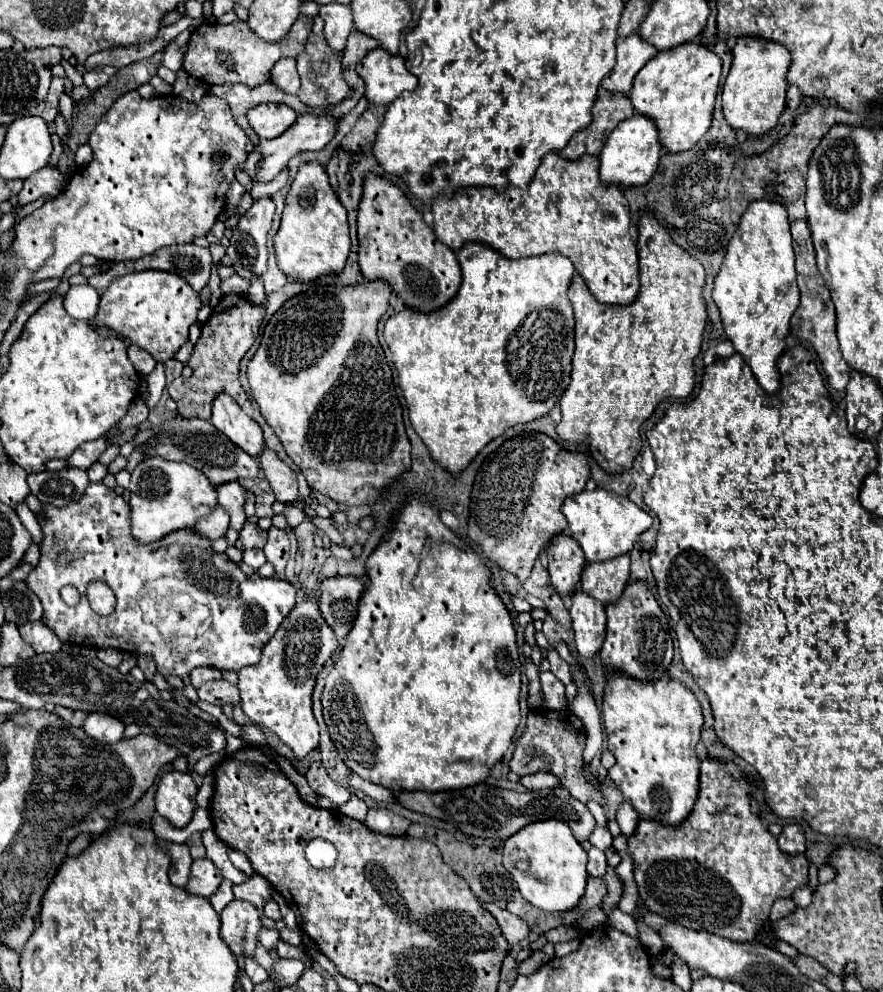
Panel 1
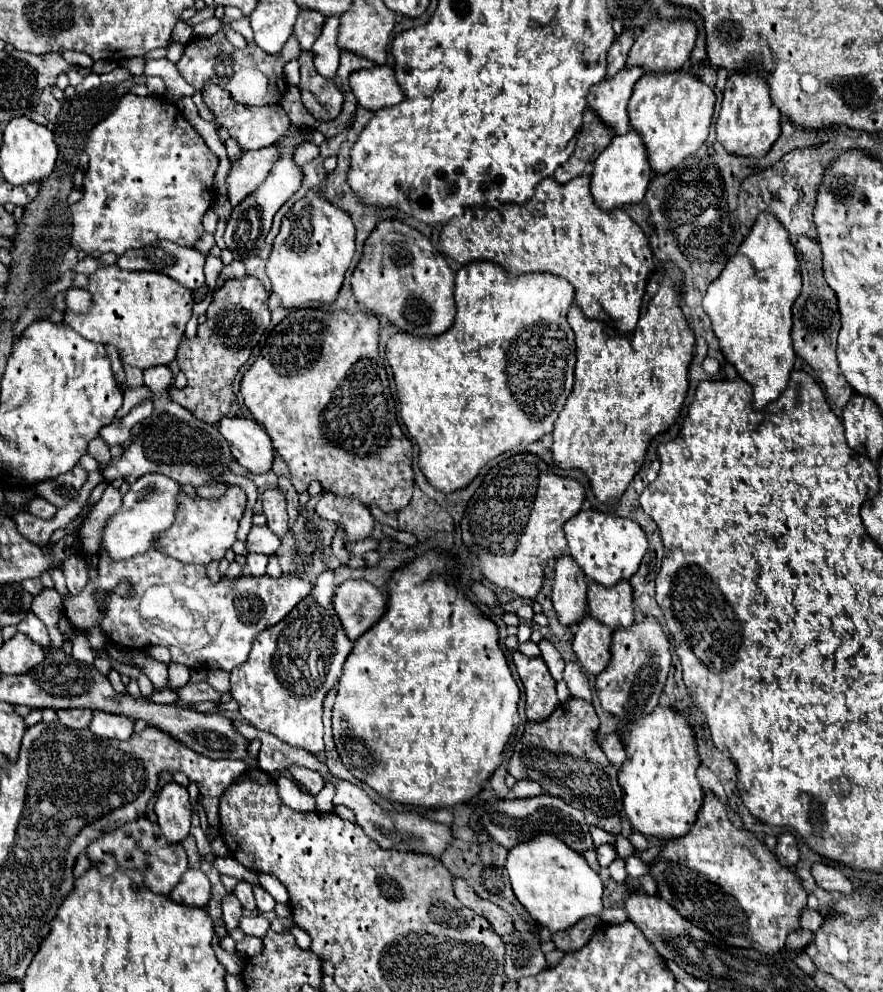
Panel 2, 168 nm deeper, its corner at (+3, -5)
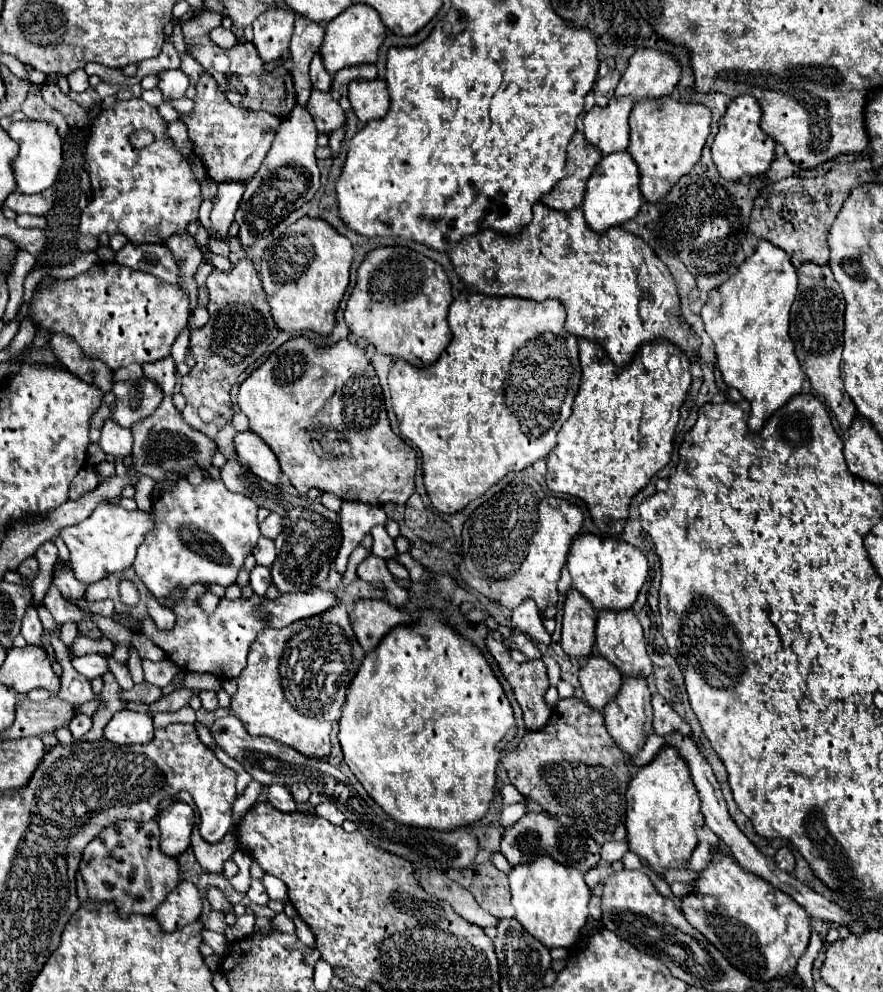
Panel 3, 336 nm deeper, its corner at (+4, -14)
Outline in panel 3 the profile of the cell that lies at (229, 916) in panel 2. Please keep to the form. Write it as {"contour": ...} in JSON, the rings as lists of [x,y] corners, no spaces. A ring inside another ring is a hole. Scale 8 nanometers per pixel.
{"contour":[[[210,887],[210,889],[206,891],[206,897],[208,897],[208,901],[210,901],[212,909],[216,909],[216,911],[220,911],[220,913],[224,913],[224,915],[232,911],[232,903],[224,897],[224,893],[222,893],[220,889]]]}

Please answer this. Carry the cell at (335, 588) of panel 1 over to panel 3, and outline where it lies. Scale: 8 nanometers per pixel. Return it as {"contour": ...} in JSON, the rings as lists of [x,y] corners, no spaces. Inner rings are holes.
{"contour":[[[358,599],[350,609],[350,623],[360,647],[368,653],[392,627],[410,623],[410,617],[402,615],[388,601]]]}

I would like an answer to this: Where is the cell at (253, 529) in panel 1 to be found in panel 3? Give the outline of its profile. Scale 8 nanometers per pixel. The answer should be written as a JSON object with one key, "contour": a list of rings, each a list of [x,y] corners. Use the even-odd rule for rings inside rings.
{"contour":[[[260,537],[260,539],[258,539],[258,545],[256,545],[254,551],[252,551],[252,555],[256,557],[256,563],[258,563],[258,565],[270,567],[270,565],[274,563],[274,559],[276,559],[274,541],[270,541],[270,539],[266,539],[266,537]]]}

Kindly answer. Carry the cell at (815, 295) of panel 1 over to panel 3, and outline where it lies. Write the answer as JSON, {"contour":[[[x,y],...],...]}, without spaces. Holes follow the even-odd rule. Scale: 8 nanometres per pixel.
{"contour":[[[802,263],[798,267],[798,293],[796,301],[790,311],[790,337],[796,345],[796,357],[804,367],[806,377],[810,379],[812,387],[826,399],[830,405],[838,425],[848,429],[856,407],[850,395],[844,391],[842,377],[840,377],[840,353],[842,353],[842,331],[844,331],[844,299],[840,285],[834,281],[834,275],[828,265],[816,263]]]}

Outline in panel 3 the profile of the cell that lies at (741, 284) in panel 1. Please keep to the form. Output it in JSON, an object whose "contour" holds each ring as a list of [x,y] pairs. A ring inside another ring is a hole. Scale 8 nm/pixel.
{"contour":[[[762,239],[758,241],[754,255],[738,267],[738,273],[732,275],[732,279],[726,279],[714,293],[710,293],[708,303],[702,307],[706,333],[716,347],[716,365],[724,381],[738,389],[752,407],[748,419],[752,431],[760,431],[764,421],[776,409],[788,403],[790,397],[798,395],[806,379],[788,335],[788,315],[796,289],[796,267],[788,259],[788,253]]]}

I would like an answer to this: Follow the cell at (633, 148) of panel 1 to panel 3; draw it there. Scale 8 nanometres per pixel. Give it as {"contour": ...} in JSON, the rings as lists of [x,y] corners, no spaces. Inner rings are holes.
{"contour":[[[628,151],[624,153],[610,153],[608,157],[602,157],[602,161],[596,165],[594,173],[590,175],[590,181],[586,185],[586,195],[582,203],[582,211],[586,217],[586,223],[592,231],[604,233],[606,229],[620,225],[640,211],[642,205],[642,193],[640,193],[640,171],[630,157]]]}

